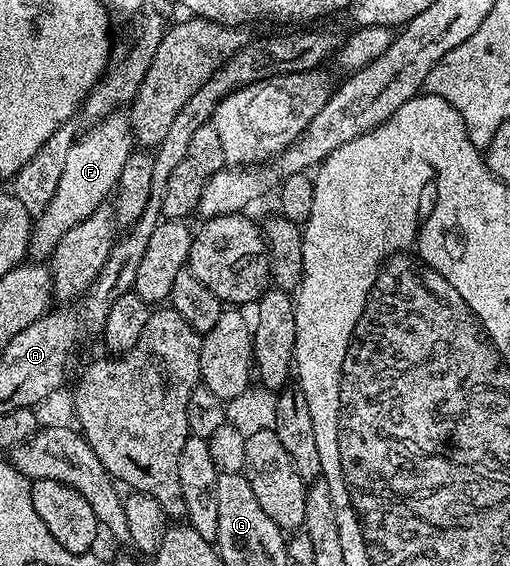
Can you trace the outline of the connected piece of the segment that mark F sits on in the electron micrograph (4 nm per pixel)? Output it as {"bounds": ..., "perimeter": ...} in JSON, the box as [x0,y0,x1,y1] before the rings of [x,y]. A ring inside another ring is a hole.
{"bounds":[28,112,135,263],"perimeter":[[[120,112],[102,117],[98,125],[90,125],[84,132],[82,137],[80,134],[73,142],[51,203],[47,203],[45,210],[34,220],[28,252],[34,262],[41,263],[52,257],[59,239],[63,239],[63,235],[67,235],[67,231],[71,231],[75,223],[83,223],[87,215],[91,215],[110,200],[123,171],[123,163],[127,163],[127,159],[135,152],[129,118]]]}

